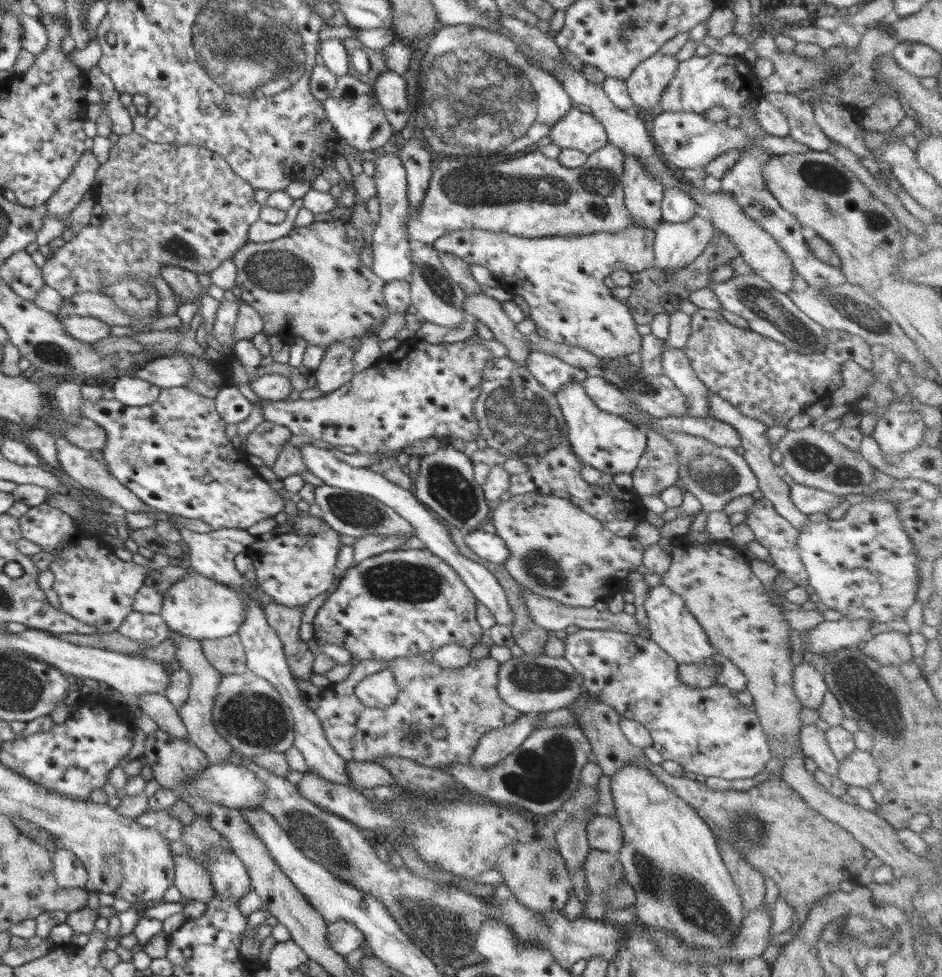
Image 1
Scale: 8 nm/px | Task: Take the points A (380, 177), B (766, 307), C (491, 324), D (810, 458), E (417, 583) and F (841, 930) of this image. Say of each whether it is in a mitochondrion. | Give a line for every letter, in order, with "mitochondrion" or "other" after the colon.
A: other
B: mitochondrion
C: other
D: mitochondrion
E: mitochondrion
F: other

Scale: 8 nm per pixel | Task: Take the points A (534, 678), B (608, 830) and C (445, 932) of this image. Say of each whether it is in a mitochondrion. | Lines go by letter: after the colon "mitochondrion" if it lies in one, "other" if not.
A: mitochondrion
B: other
C: mitochondrion

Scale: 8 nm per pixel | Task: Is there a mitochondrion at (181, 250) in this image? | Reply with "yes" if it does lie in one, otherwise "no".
yes

